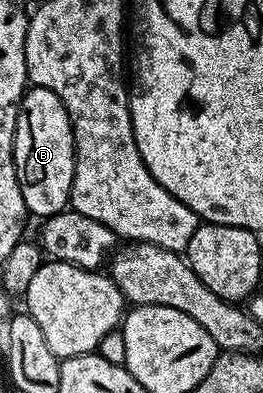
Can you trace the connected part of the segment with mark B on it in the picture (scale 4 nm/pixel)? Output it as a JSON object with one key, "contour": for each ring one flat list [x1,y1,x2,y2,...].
{"contour":[[31,85,27,89,26,95,22,97,22,106,18,109,18,123,16,124,16,176,20,180,20,192,24,192,24,204,27,211,31,215,39,214,39,219,45,220,51,214,58,214,62,210,67,209,70,200,70,189,72,188,72,180,74,179,74,133,70,127,70,117,64,108,64,104,60,100,60,96,56,96,56,92,48,92,48,88,40,88]]}

